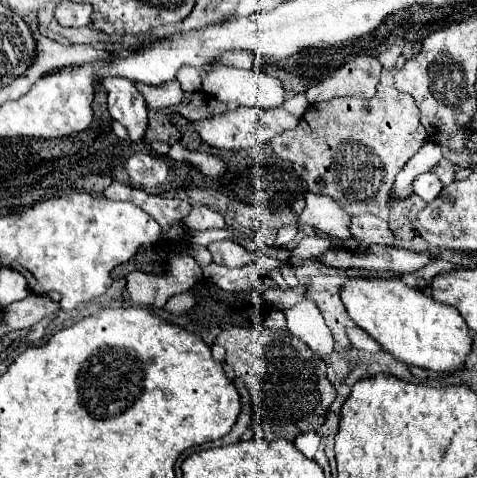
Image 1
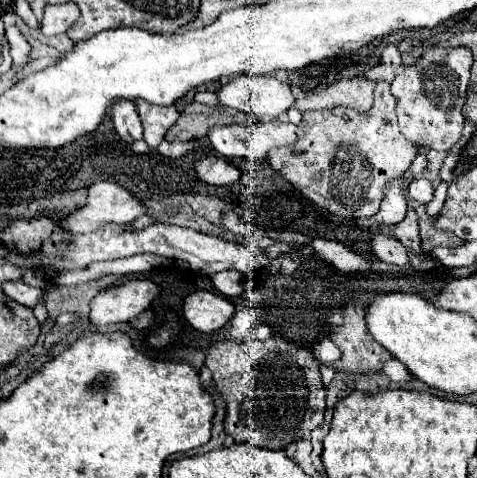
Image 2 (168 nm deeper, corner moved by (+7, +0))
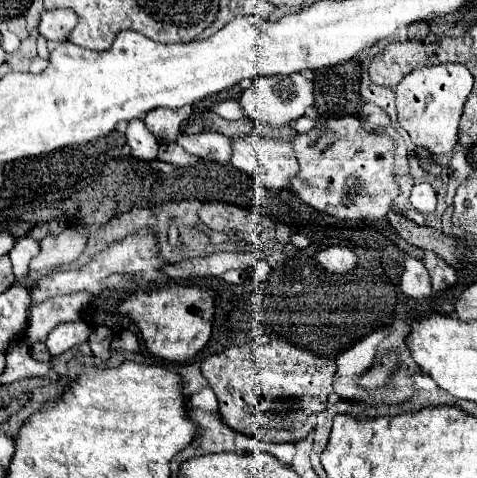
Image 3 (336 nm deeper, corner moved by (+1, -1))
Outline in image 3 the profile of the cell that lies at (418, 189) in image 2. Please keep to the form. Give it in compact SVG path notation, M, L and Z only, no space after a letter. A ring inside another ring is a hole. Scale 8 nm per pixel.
M426 181L414 183L412 195L410 195L410 203L414 205L414 209L418 209L424 215L432 213L436 209L436 193L430 187L430 183L426 183Z

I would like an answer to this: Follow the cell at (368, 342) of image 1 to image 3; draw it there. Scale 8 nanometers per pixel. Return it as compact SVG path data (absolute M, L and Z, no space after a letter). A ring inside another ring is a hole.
M410 375L410 381L412 381L412 385L416 387L416 389L422 389L422 391L438 391L440 387L428 377L428 375Z

